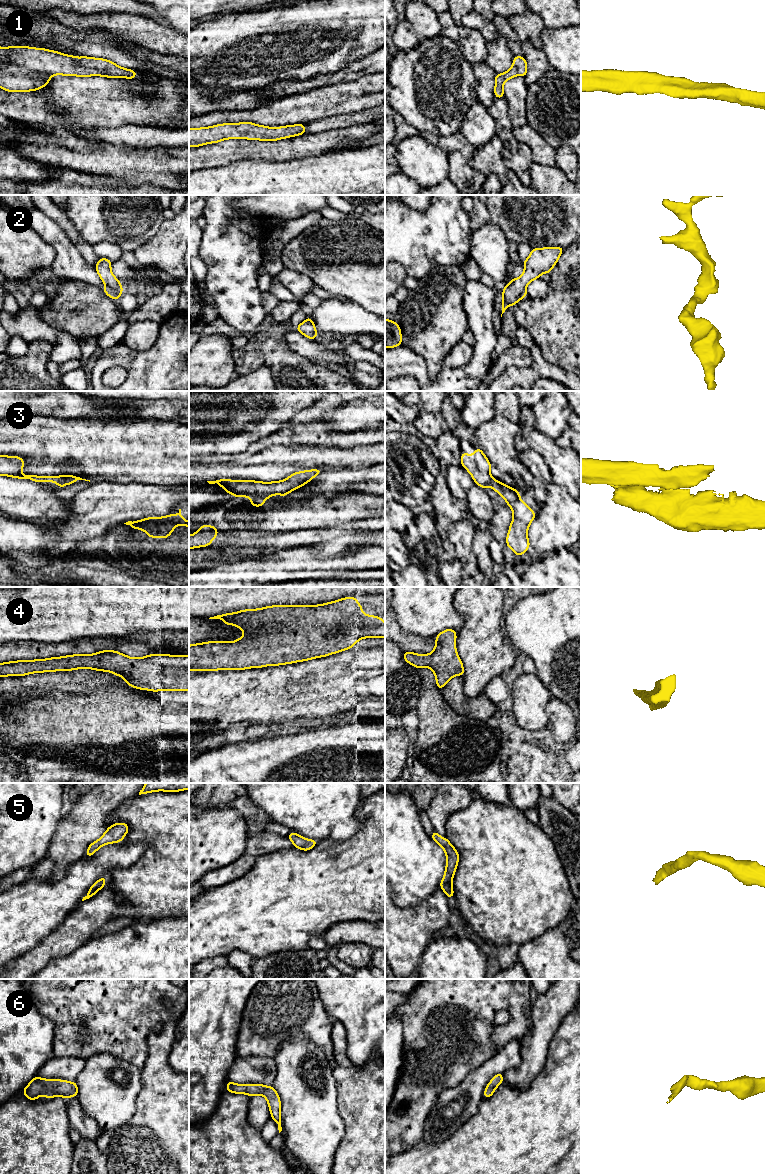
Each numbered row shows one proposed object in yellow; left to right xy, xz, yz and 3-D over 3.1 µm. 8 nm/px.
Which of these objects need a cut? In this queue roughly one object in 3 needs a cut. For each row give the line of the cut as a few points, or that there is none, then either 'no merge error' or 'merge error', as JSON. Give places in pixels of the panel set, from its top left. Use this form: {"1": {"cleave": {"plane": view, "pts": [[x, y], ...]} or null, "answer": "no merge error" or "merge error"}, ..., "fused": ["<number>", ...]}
{"1": {"cleave": null, "answer": "no merge error"}, "2": {"cleave": null, "answer": "no merge error"}, "3": {"cleave": {"plane": "xz", "pts": [[262, 497], [251, 498]]}, "answer": "merge error"}, "4": {"cleave": null, "answer": "no merge error"}, "5": {"cleave": null, "answer": "no merge error"}, "6": {"cleave": null, "answer": "no merge error"}, "fused": ["3"]}

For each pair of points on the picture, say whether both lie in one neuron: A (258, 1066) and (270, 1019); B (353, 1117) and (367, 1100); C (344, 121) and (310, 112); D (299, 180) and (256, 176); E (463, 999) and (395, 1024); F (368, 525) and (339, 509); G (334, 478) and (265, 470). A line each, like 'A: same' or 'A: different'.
A: different
B: same
C: different
D: same
E: different
F: different
G: different

